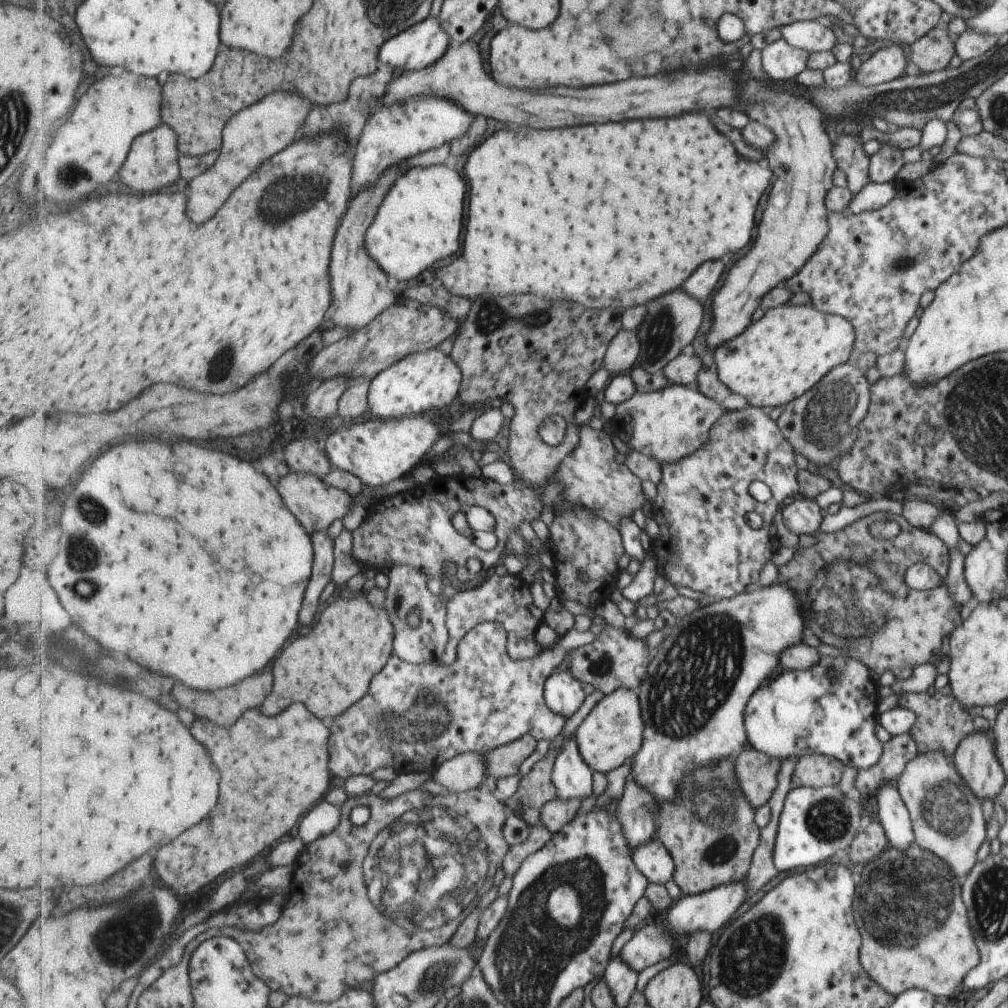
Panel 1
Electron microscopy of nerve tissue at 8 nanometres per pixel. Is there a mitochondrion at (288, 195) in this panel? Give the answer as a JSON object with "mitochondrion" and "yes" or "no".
{"mitochondrion":"yes"}

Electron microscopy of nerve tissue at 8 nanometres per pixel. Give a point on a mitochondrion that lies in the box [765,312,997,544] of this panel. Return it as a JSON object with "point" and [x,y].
{"point":[825,424]}

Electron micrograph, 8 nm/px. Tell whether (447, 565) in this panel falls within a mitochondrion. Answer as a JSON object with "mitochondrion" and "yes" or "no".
{"mitochondrion":"no"}

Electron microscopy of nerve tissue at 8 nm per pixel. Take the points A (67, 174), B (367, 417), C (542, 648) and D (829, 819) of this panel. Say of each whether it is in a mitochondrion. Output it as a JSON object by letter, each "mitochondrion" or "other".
{"A":"mitochondrion","B":"other","C":"other","D":"mitochondrion"}

